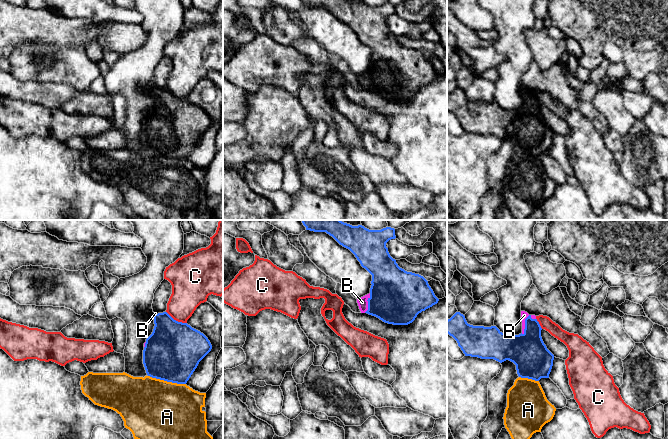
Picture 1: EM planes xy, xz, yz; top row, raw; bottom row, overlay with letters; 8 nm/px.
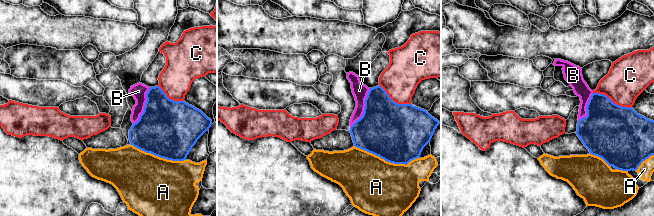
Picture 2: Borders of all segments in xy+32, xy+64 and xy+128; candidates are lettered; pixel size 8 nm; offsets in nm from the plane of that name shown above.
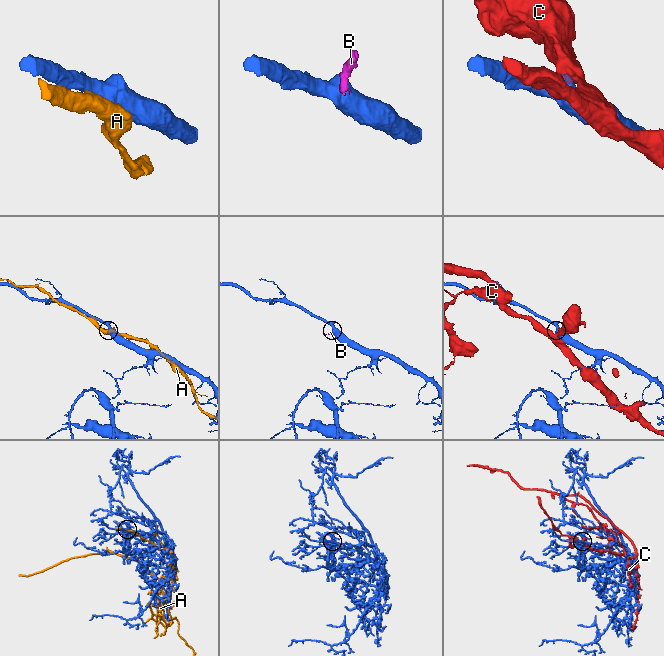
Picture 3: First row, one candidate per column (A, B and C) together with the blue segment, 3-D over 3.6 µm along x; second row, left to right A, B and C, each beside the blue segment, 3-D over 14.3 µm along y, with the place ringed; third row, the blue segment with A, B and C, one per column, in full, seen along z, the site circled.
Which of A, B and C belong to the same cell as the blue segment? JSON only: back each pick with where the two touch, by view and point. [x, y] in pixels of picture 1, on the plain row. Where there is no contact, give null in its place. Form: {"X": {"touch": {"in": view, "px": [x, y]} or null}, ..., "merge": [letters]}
{"B": {"touch": {"in": "yz", "px": [525, 100]}}, "merge": ["B"]}

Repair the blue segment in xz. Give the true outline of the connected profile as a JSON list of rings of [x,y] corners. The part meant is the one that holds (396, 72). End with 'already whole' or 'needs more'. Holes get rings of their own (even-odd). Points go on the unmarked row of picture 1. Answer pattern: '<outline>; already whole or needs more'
[[[350,0],[303,1],[306,6],[326,8],[332,12],[340,21],[349,25],[361,42],[372,51],[370,69],[357,75],[361,89],[375,92],[388,100],[408,101],[419,89],[438,79],[439,75],[423,52],[400,44],[396,36],[390,32],[386,19],[396,14],[394,4],[369,6],[362,1],[352,2]]]; needs more

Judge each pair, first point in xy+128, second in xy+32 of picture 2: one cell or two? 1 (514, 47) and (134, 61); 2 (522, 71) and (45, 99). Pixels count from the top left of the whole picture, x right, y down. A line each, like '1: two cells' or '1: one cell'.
1: two cells
2: two cells

